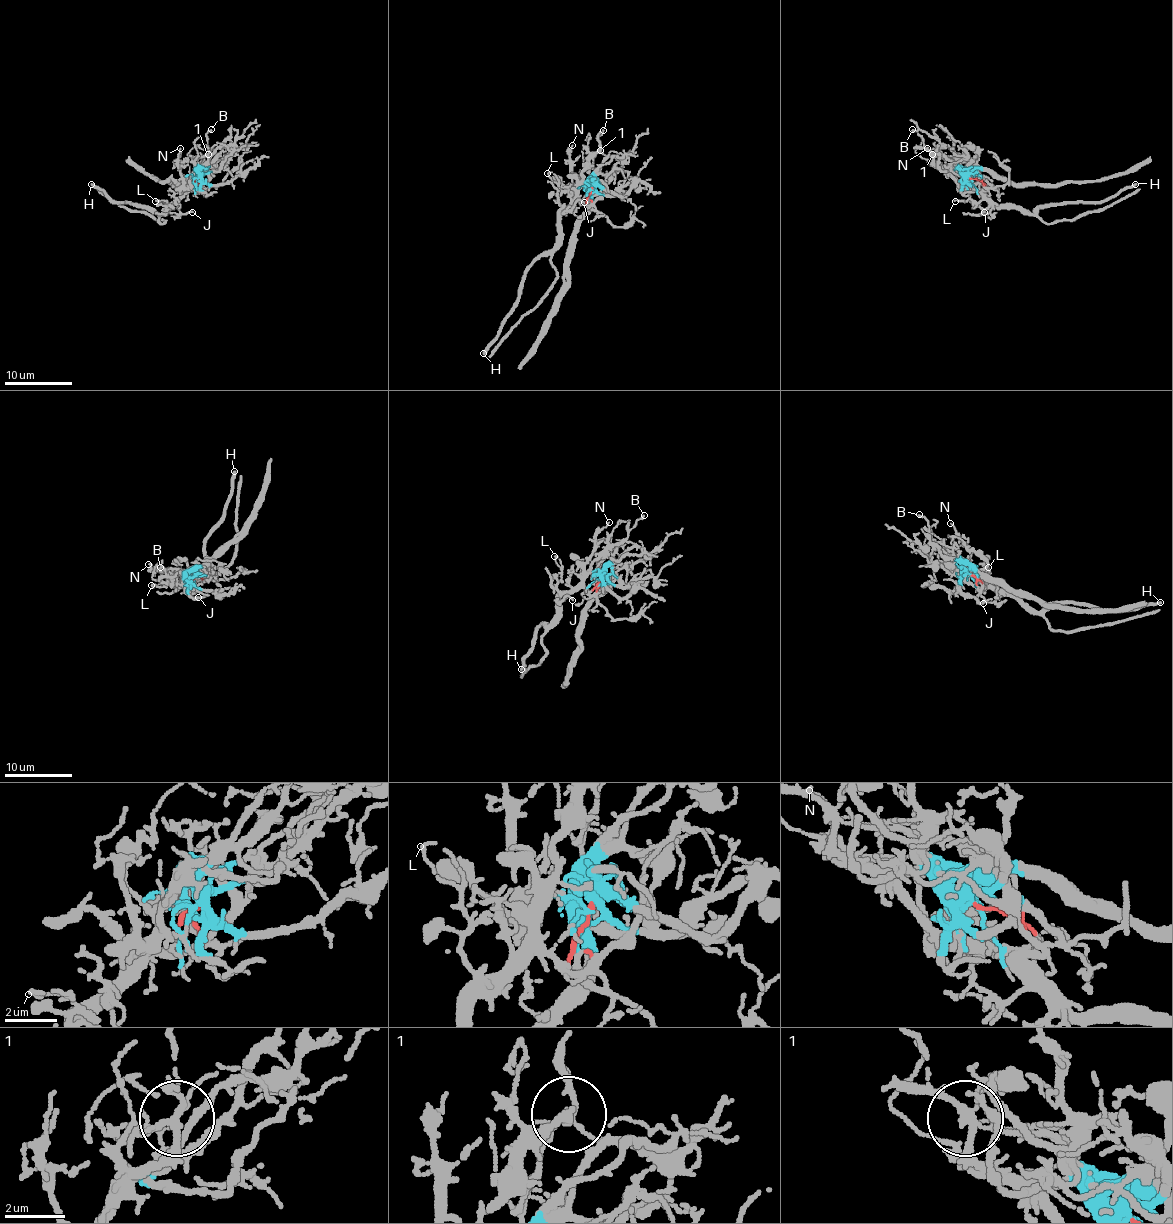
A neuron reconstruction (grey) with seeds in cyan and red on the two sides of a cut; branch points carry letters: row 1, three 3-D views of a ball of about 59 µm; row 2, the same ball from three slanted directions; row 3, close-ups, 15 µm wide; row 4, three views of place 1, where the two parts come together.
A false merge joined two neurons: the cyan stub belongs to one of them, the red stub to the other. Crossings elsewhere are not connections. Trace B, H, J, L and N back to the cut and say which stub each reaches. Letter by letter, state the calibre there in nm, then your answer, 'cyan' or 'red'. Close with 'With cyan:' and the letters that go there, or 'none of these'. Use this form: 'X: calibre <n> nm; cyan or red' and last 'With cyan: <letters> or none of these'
B: calibre 140 nm; red
H: calibre 280 nm; red
J: calibre 130 nm; red
L: calibre 120 nm; red
N: calibre 80 nm; red
With cyan: none of these

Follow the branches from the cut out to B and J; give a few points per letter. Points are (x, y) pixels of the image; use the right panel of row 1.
B: (970, 178), (981, 181), (985, 185), (983, 190), (964, 188), (953, 180), (932, 159), (932, 153), (912, 129)
J: (970, 178), (976, 178), (985, 185), (983, 192), (992, 202), (992, 209), (987, 214), (981, 212), (985, 212)

